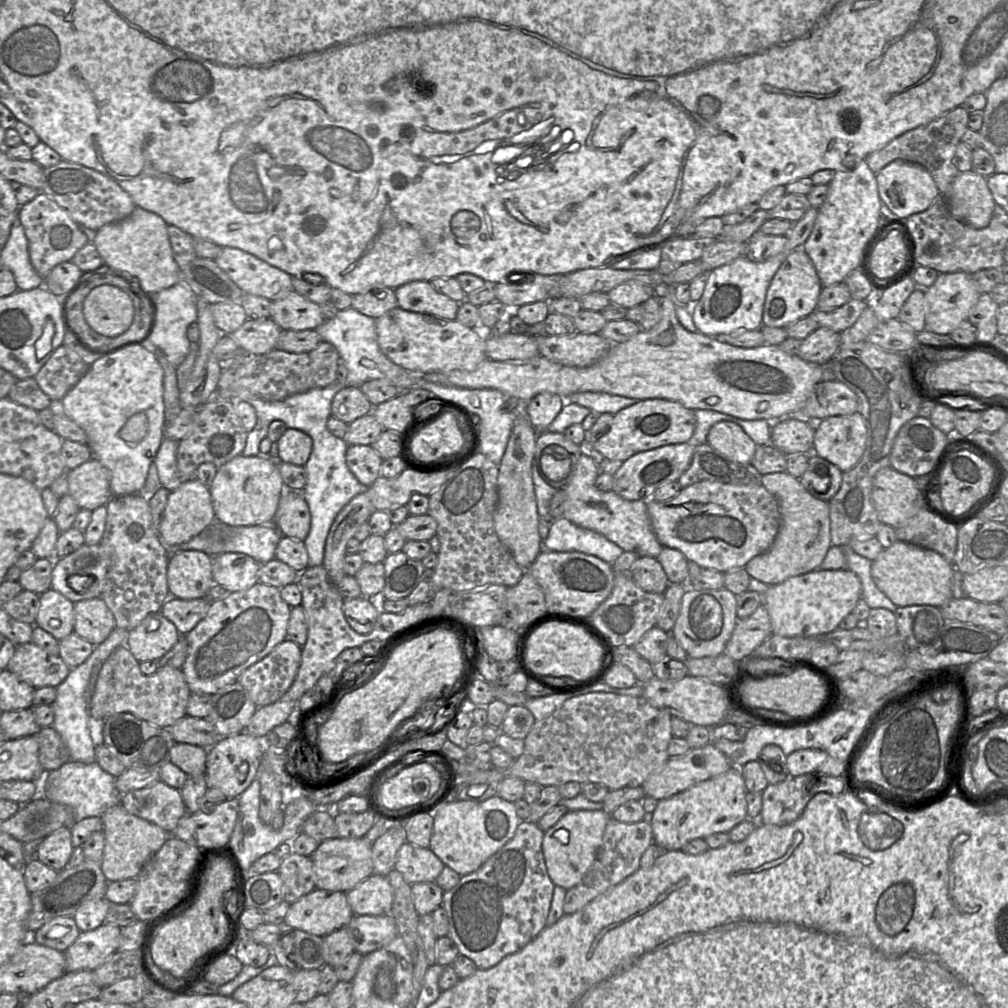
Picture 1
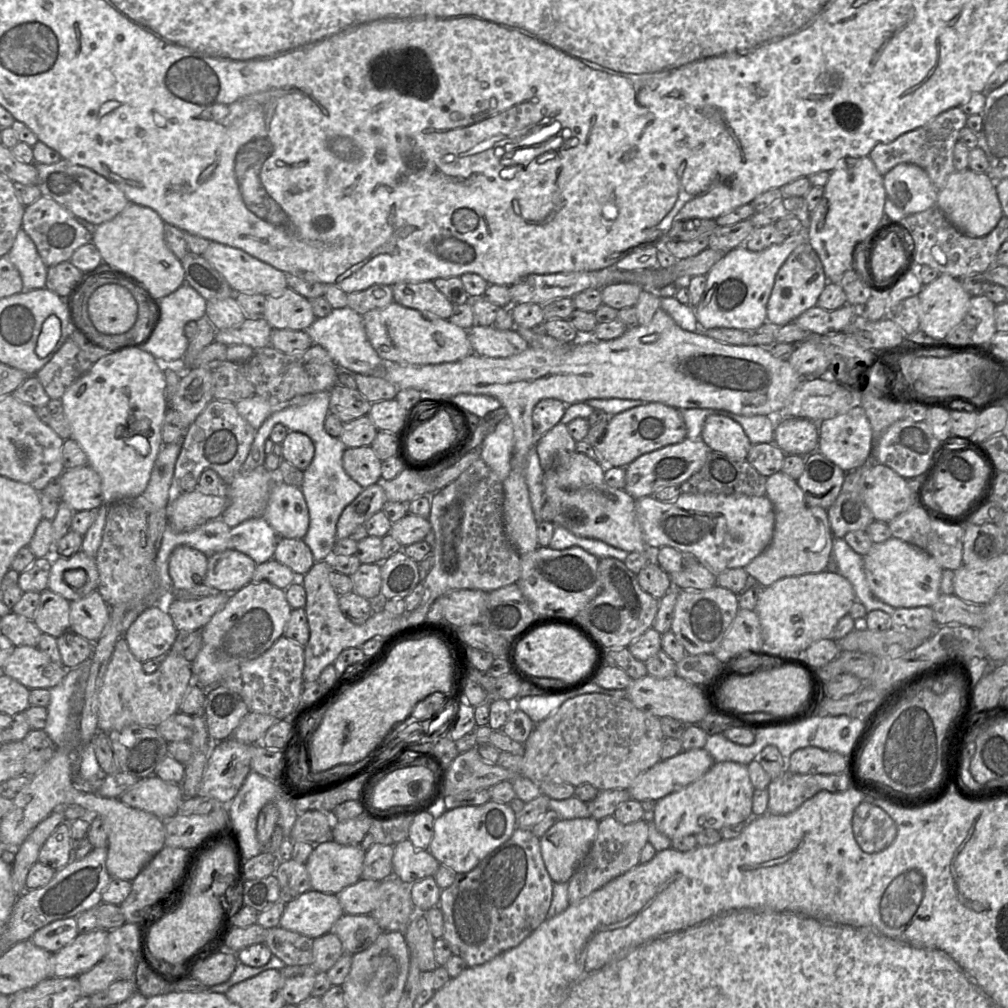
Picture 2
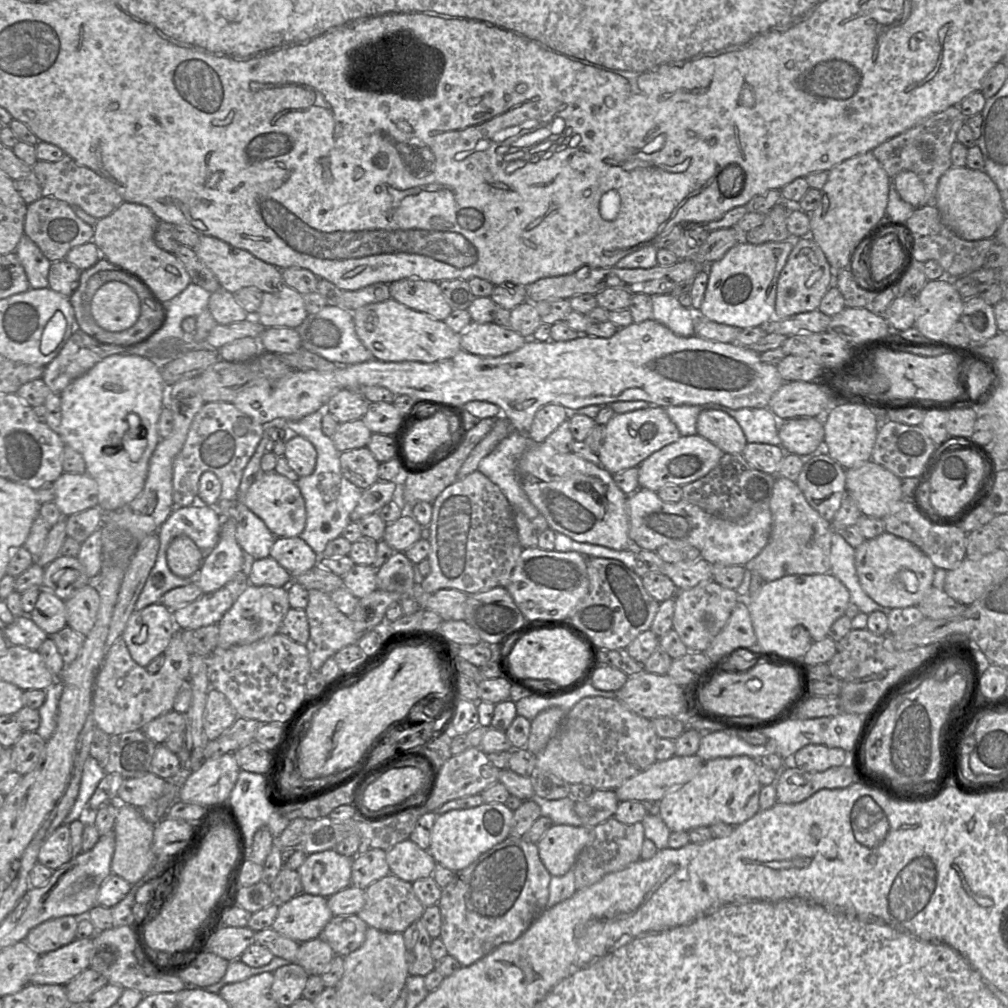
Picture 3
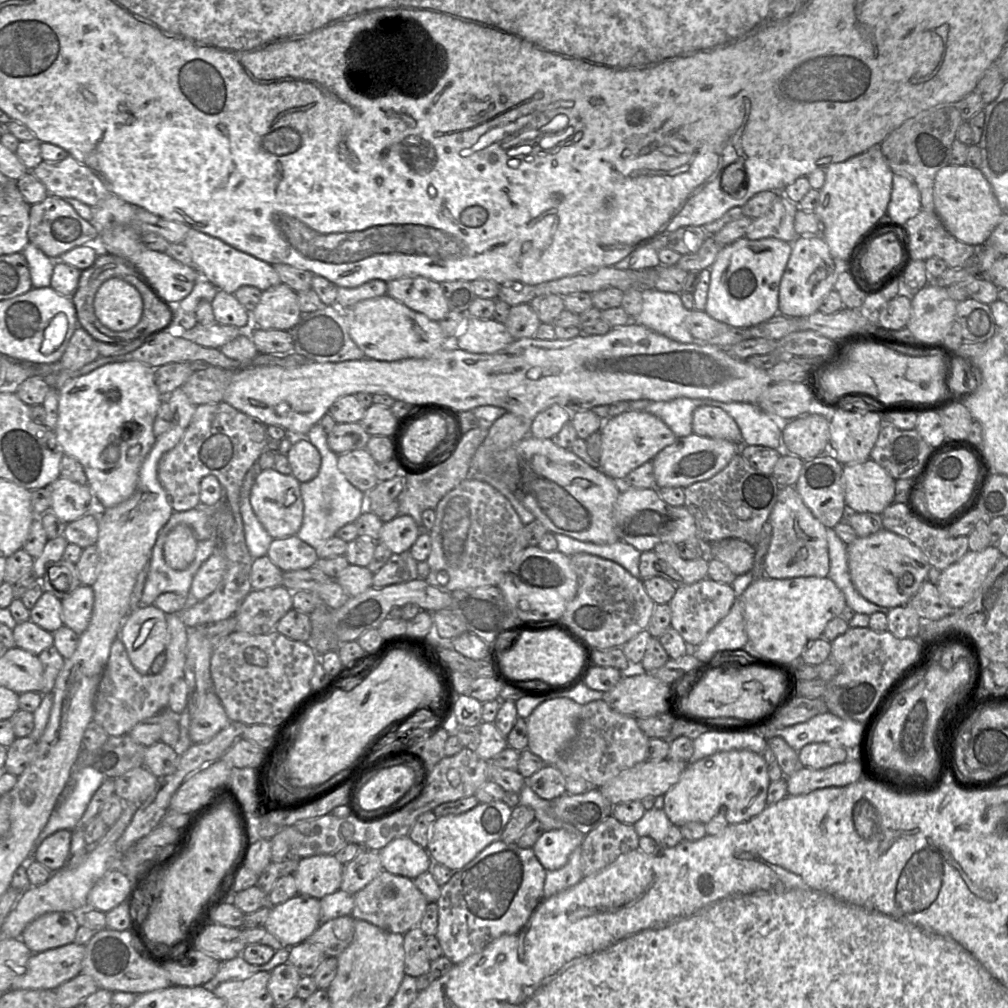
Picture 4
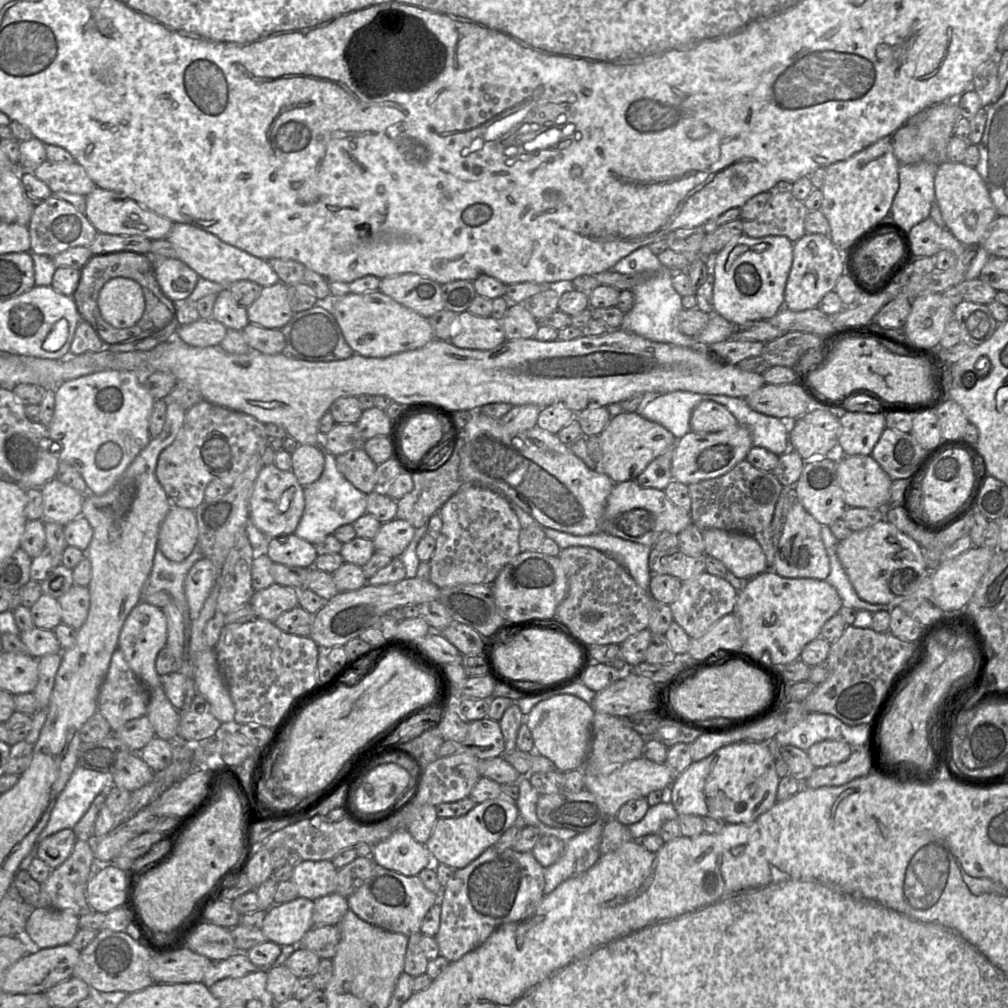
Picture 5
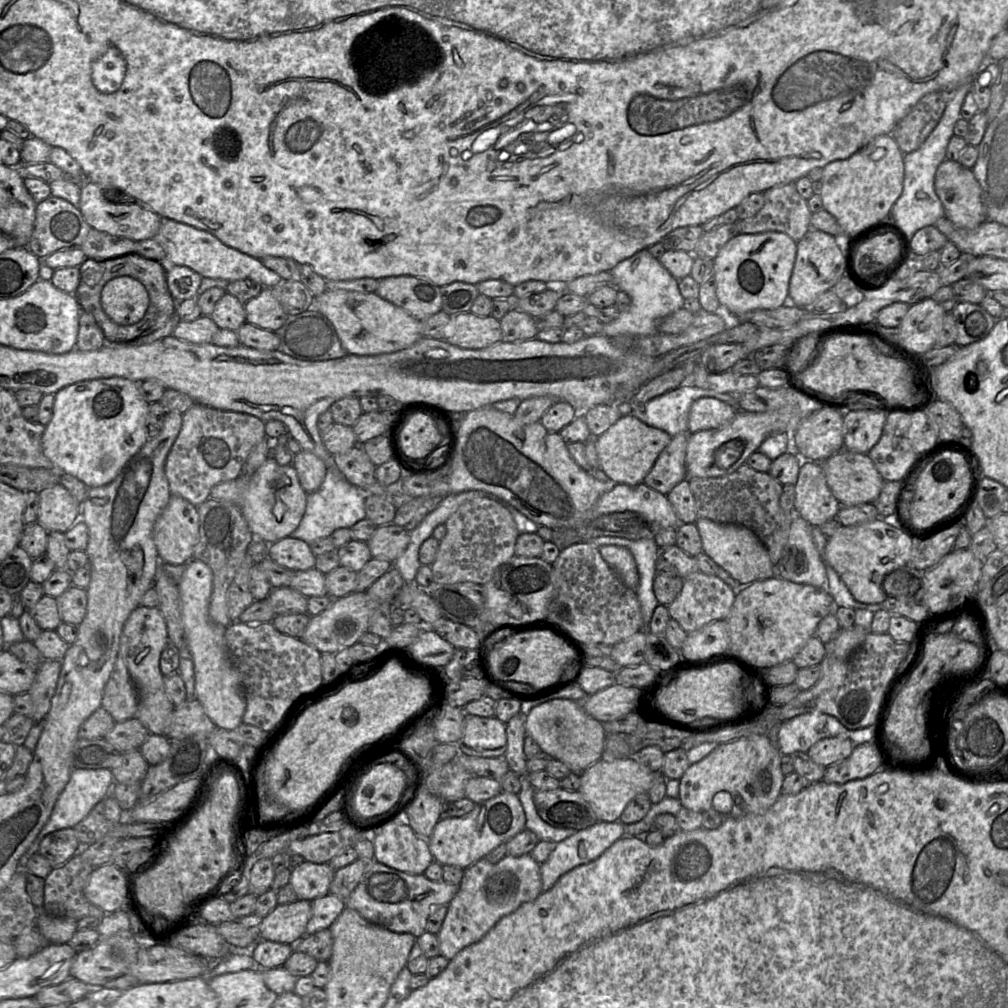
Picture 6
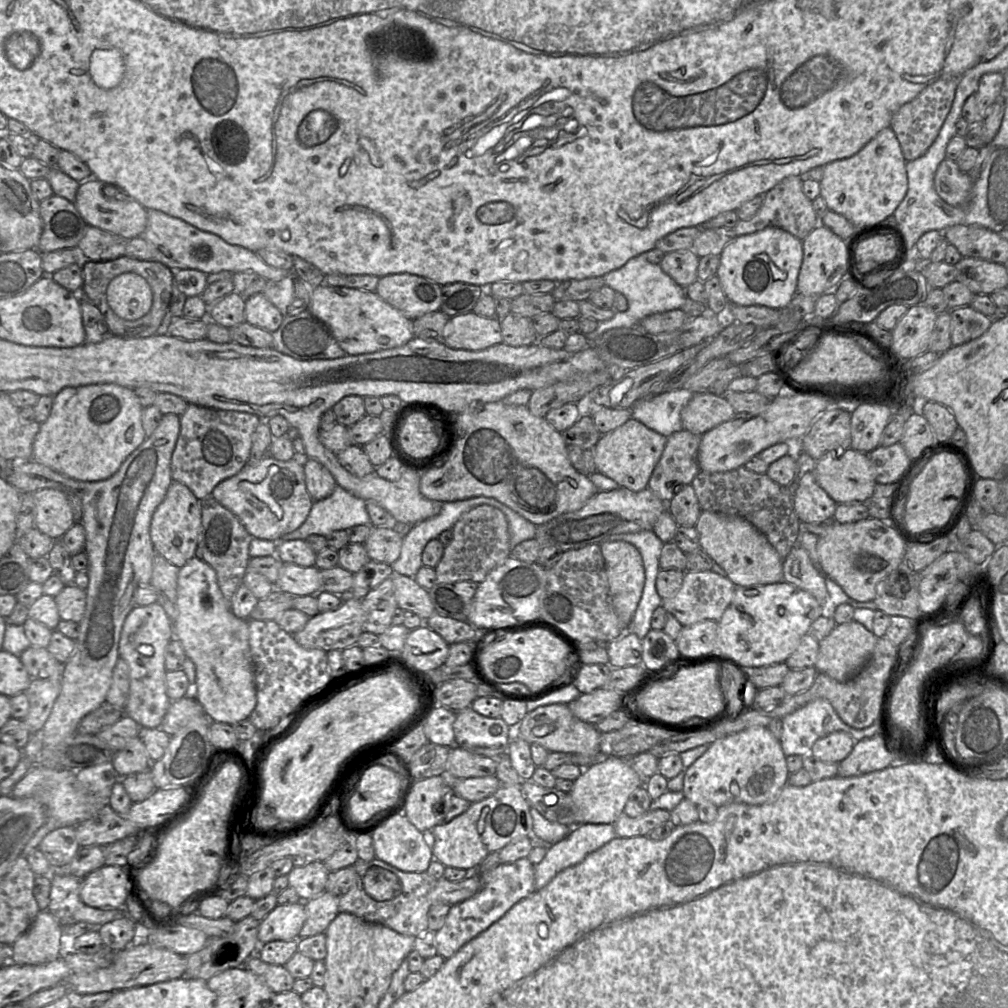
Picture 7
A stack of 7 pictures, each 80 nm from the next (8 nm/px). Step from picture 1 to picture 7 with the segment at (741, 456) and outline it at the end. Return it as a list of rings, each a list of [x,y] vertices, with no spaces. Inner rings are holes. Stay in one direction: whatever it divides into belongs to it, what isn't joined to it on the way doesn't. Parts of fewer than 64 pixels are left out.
[[[713,392],[695,393],[681,411],[683,430],[701,436],[731,420],[735,413],[734,408],[724,396]]]

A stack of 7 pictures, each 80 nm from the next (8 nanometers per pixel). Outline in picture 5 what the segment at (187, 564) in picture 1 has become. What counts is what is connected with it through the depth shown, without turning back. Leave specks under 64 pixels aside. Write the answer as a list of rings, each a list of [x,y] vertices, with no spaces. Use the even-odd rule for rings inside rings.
[[[172,506],[160,525],[157,548],[168,560],[179,563],[196,548],[197,539],[195,511]]]

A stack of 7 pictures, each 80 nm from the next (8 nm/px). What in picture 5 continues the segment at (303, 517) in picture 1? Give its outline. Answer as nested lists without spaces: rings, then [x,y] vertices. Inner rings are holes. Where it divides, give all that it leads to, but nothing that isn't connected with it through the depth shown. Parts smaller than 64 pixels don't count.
[[[275,464],[262,467],[249,498],[249,522],[269,539],[290,535],[295,532],[304,507],[303,487],[291,470],[282,471]]]

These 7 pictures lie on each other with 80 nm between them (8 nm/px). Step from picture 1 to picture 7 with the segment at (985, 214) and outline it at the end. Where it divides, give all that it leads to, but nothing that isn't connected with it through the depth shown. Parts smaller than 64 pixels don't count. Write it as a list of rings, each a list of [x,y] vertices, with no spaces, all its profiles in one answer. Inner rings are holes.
[[[943,160],[934,176],[934,189],[947,204],[959,207],[965,205],[971,196],[972,181],[956,162]]]

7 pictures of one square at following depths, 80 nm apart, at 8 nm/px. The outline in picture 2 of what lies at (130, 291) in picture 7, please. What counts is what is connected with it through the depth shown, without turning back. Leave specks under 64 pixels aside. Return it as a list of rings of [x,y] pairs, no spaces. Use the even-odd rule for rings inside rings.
[[[113,282],[98,287],[88,300],[88,316],[100,333],[123,334],[130,330],[138,313],[131,292]]]

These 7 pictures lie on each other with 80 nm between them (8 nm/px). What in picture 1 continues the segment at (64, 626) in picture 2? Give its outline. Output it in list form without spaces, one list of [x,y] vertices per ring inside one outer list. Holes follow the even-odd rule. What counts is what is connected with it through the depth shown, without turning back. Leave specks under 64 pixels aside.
[[[50,588],[40,595],[40,608],[35,625],[58,641],[74,632],[74,603]]]

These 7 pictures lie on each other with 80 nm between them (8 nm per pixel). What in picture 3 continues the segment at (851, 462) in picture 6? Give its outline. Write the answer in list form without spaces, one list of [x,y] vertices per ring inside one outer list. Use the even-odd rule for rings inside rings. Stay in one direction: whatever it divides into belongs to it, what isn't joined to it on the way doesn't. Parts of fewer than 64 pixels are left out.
[[[870,460],[846,470],[846,493],[863,516],[883,519],[903,502],[901,479]]]

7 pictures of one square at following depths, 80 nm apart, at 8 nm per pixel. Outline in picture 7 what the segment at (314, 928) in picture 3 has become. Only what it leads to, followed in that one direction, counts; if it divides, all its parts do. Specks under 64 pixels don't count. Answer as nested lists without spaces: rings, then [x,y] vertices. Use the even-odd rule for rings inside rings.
[[[304,902],[277,905],[260,921],[259,945],[270,941],[290,941],[300,938],[300,931],[306,921]]]

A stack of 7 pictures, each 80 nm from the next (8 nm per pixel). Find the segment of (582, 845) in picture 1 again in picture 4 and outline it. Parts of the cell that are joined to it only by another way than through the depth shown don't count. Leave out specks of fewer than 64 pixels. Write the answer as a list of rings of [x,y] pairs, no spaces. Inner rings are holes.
[[[565,829],[546,830],[532,849],[544,869],[554,871],[567,863],[572,852],[582,844],[584,836]]]

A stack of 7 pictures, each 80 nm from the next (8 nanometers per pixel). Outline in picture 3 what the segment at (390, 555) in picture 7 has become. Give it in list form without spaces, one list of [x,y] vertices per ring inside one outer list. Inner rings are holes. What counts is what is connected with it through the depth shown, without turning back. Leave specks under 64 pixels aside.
[[[407,511],[395,522],[387,524],[383,539],[395,551],[404,552],[422,539],[423,526]]]

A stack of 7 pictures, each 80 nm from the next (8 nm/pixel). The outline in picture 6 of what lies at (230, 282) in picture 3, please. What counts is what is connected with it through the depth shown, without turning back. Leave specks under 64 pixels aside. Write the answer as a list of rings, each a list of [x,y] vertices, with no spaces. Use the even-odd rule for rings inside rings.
[[[162,218],[160,228],[153,239],[165,250],[165,261],[160,262],[187,266],[205,278],[224,279],[229,282],[251,279],[268,288],[273,288],[282,280],[260,259],[227,246],[211,233],[183,222]]]

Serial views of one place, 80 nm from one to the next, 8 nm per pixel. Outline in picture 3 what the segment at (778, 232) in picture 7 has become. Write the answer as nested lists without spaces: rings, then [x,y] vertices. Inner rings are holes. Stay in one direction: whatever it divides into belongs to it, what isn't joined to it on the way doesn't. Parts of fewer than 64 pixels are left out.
[[[795,238],[759,245],[739,241],[721,259],[708,266],[708,284],[699,312],[711,321],[737,328],[757,327],[767,324],[774,317],[777,281],[780,272],[794,246]]]

